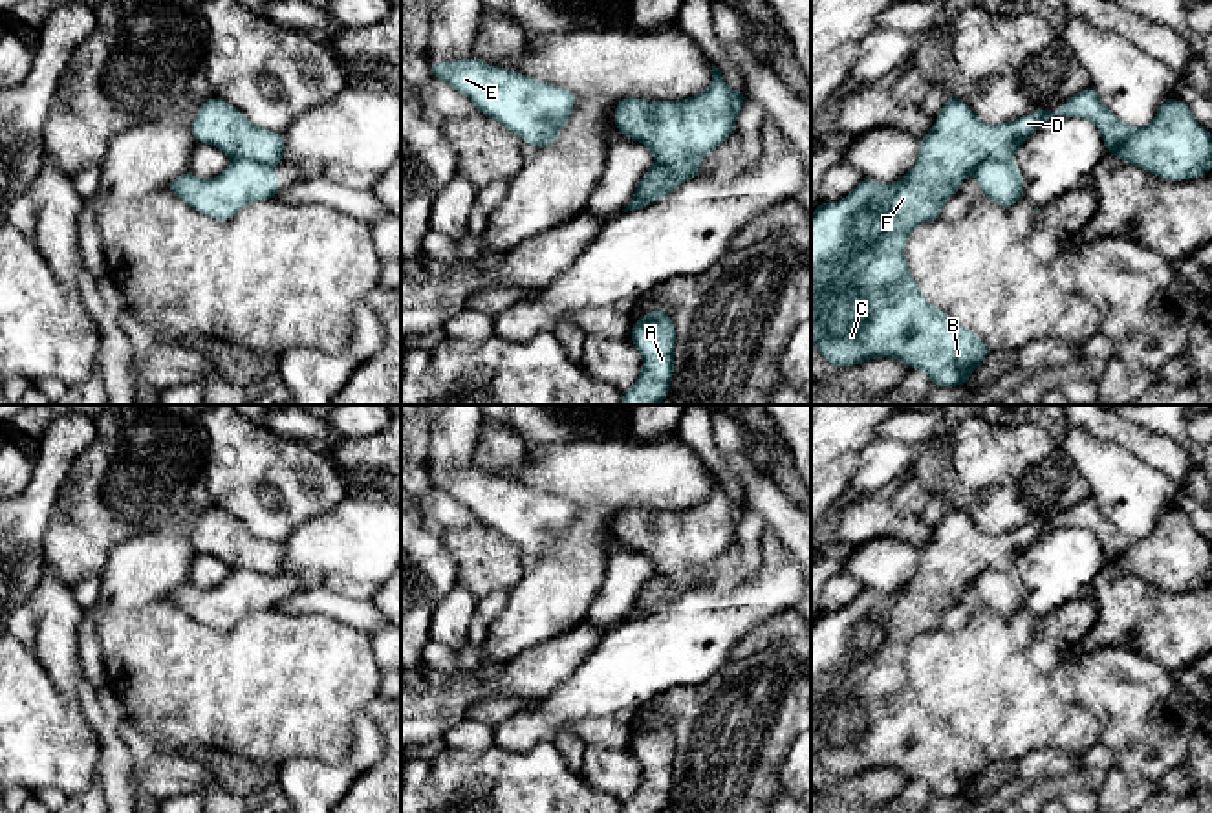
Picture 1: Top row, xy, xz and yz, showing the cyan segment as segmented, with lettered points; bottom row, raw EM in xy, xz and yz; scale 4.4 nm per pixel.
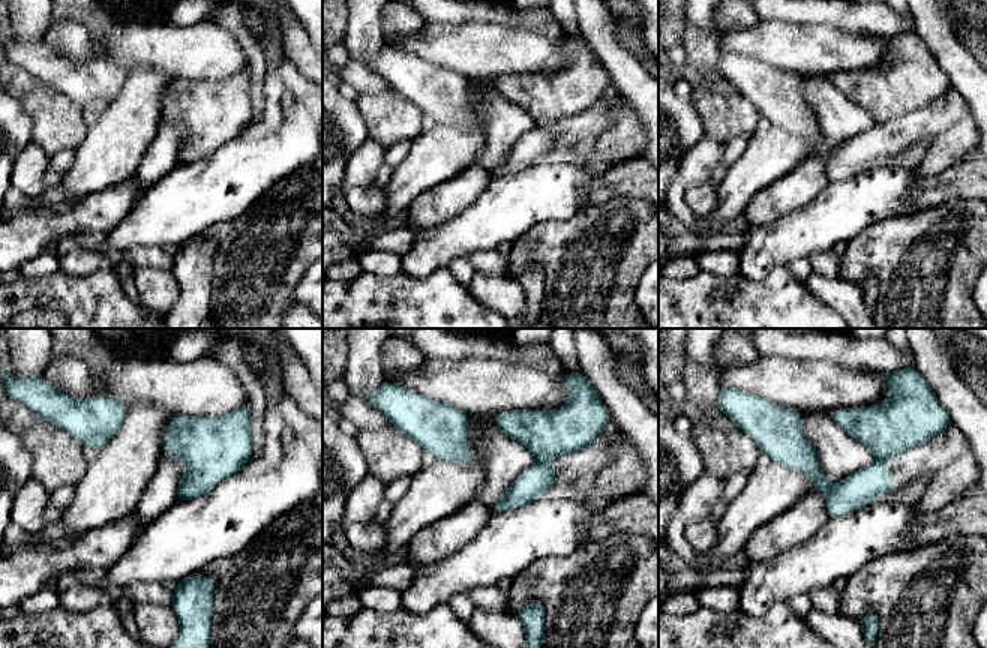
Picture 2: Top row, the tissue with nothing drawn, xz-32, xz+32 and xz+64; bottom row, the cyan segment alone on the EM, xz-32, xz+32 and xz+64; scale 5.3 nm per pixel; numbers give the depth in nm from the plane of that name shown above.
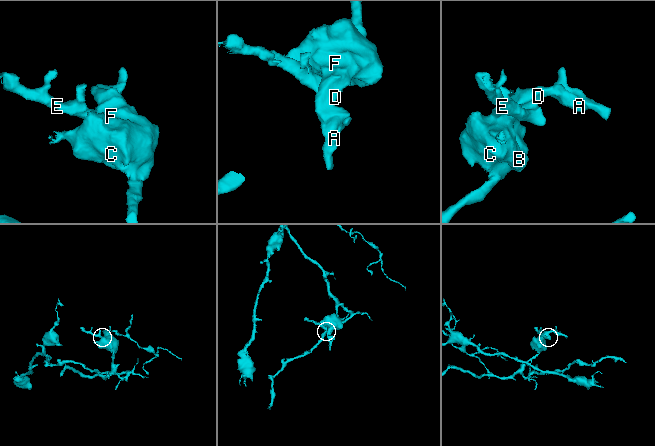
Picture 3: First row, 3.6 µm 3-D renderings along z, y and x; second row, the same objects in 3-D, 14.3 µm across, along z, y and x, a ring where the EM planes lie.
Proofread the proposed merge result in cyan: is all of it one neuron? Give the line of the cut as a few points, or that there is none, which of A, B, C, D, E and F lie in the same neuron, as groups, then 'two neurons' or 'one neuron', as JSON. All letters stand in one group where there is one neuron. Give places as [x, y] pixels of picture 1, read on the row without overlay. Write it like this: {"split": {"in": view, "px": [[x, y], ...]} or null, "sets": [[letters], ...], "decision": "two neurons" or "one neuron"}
{"split": {"in": "xy", "px": [[231, 568], [249, 568], [271, 575]]}, "sets": [["A", "B", "C", "D", "F"], ["E"]], "decision": "two neurons"}

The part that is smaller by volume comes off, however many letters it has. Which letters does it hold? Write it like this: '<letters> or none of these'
E

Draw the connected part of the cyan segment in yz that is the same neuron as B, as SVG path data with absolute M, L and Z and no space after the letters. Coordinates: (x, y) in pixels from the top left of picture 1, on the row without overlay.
M1093 496L1064 511L1056 522L1036 520L1034 524L998 535L983 533L970 516L952 502L936 527L932 540L919 549L917 573L904 588L888 595L862 588L846 608L818 613L811 623L811 753L829 775L848 778L862 775L868 769L892 767L906 776L923 780L932 795L959 797L969 793L972 782L983 773L990 760L974 742L926 710L908 681L904 665L906 650L917 635L941 626L945 612L959 602L961 591L970 582L976 582L985 571L1012 571L1027 547L1053 526L1089 529L1098 538L1106 562L1124 573L1139 575L1163 590L1194 590L1212 580L1212 544L1196 531L1192 520L1177 507L1168 507L1157 518L1153 531L1137 538L1122 533L1108 520Z

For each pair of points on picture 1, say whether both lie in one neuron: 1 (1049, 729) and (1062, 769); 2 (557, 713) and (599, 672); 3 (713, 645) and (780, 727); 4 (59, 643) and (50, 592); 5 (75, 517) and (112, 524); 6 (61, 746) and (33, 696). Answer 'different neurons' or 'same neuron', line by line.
1: different neurons
2: same neuron
3: different neurons
4: same neuron
5: same neuron
6: same neuron

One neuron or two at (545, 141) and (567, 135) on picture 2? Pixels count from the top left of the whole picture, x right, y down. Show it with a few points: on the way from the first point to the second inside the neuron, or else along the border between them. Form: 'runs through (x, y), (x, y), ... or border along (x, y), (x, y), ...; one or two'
runs through (551, 140), (561, 135); one

